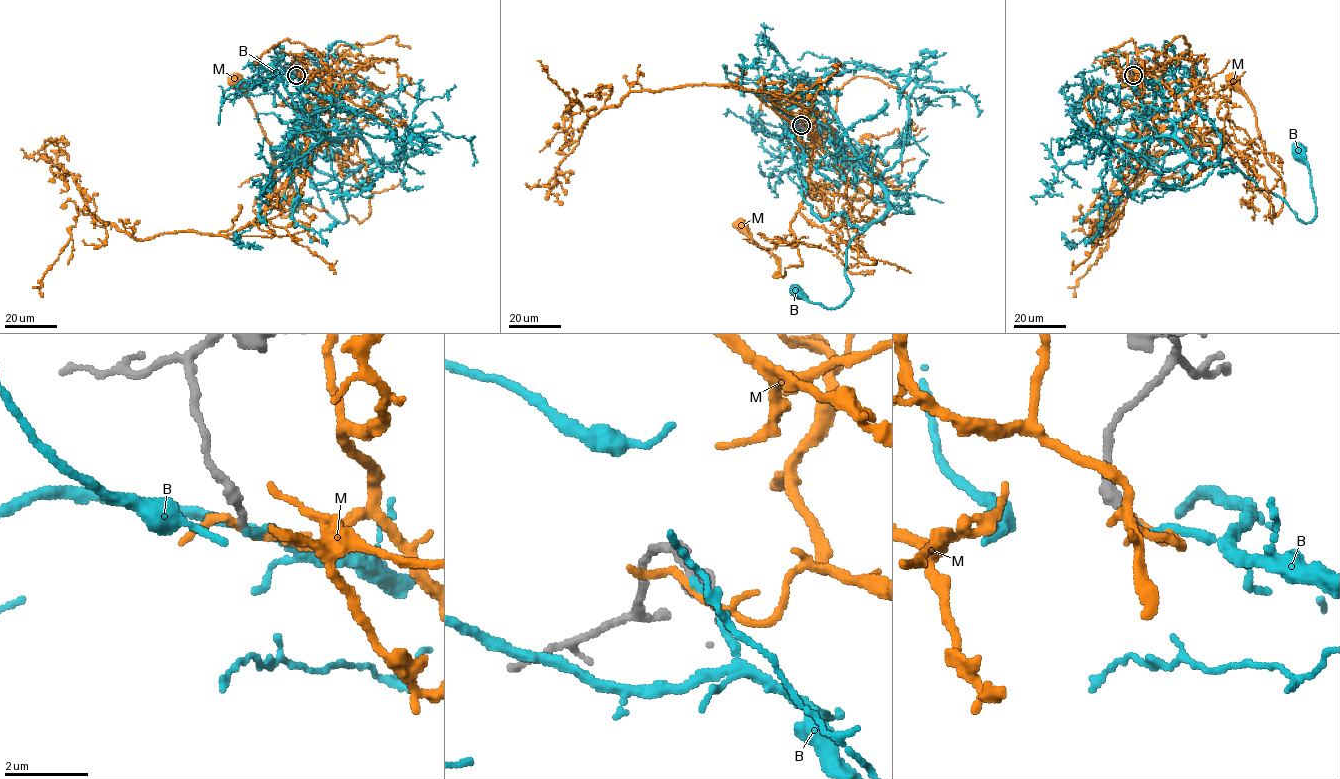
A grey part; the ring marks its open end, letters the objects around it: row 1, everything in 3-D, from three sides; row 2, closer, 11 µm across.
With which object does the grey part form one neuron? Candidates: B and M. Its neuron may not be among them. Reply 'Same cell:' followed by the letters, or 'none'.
Same cell: B

